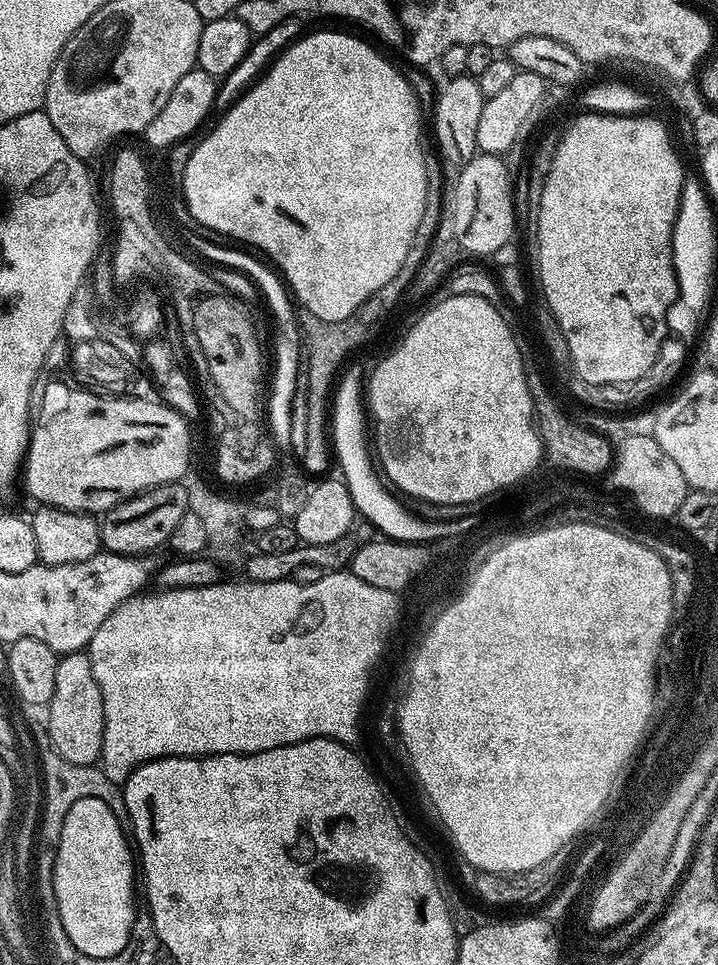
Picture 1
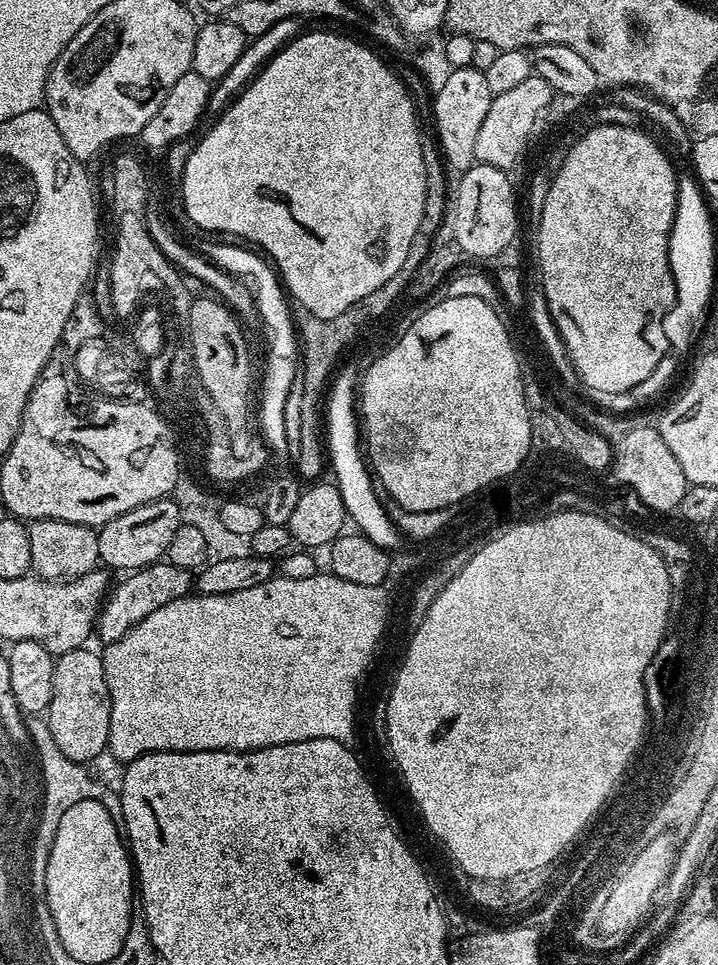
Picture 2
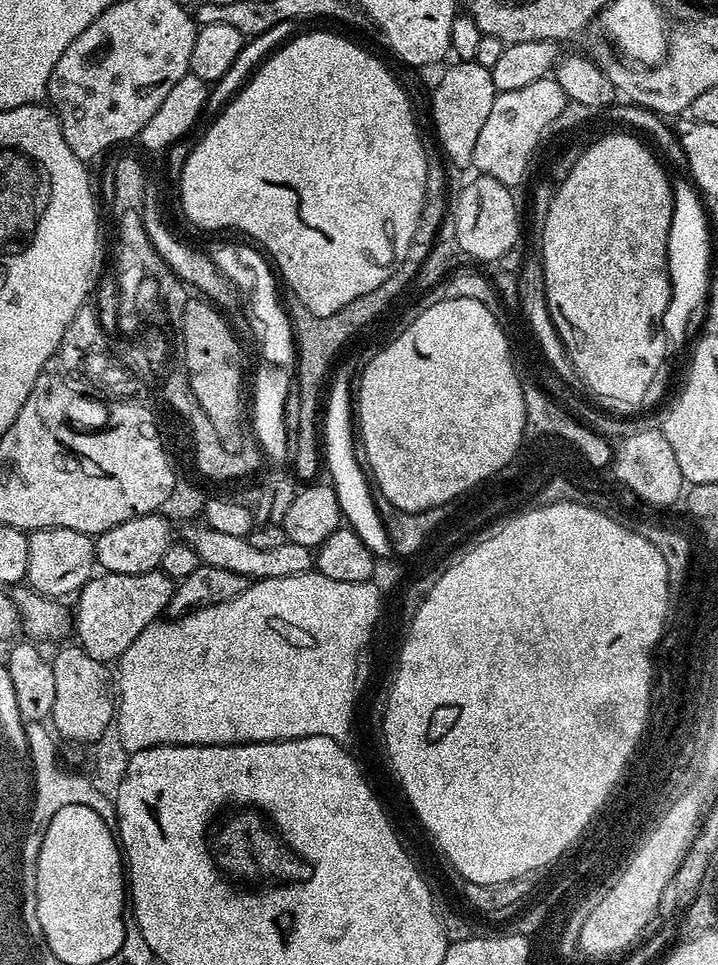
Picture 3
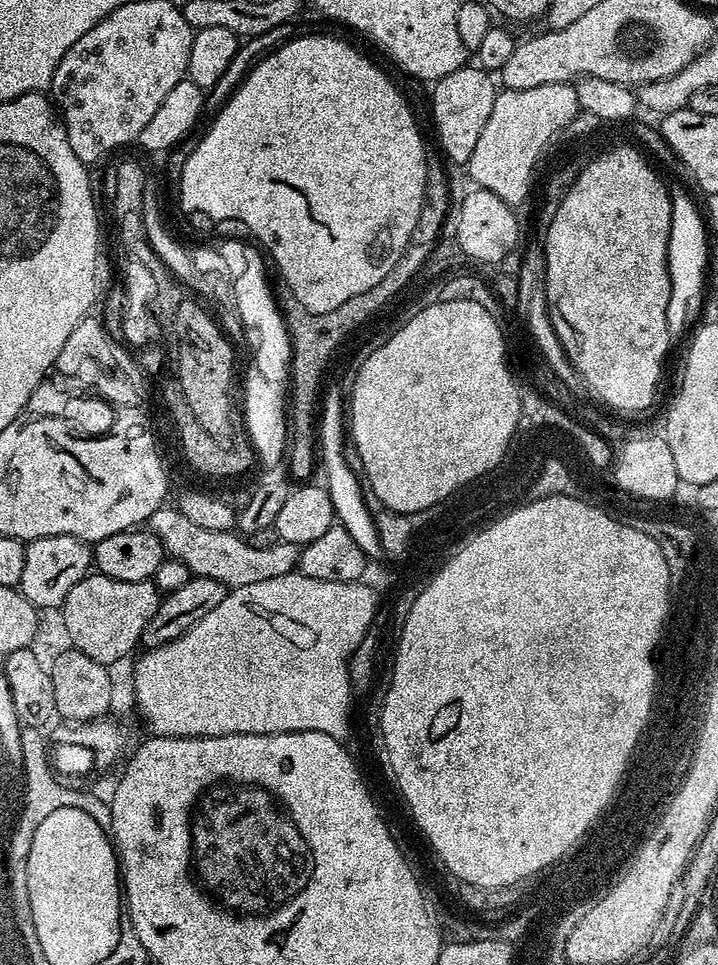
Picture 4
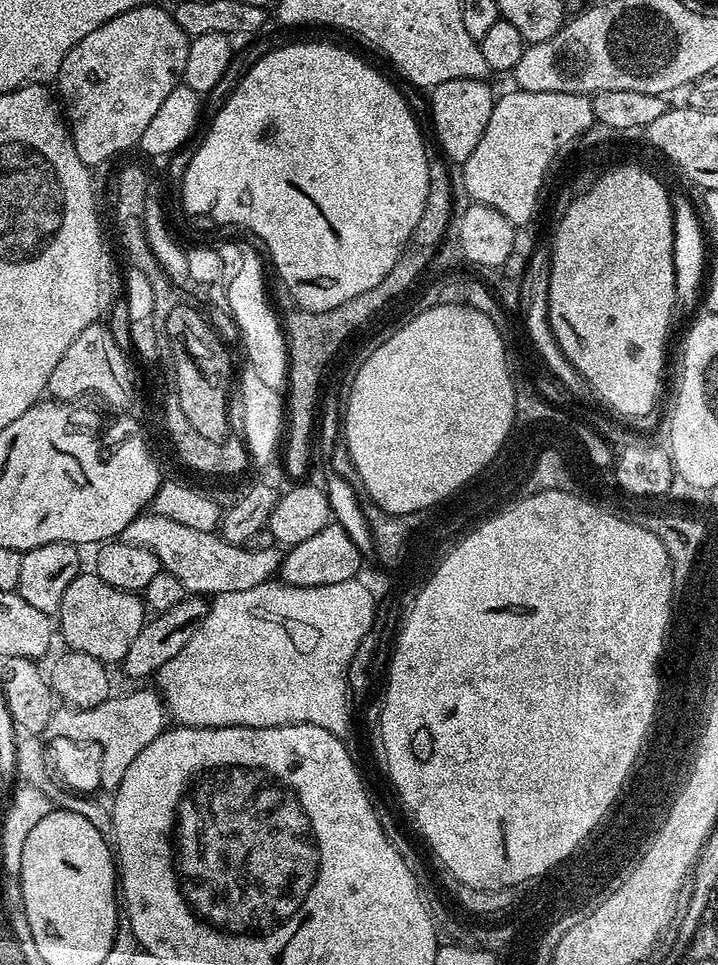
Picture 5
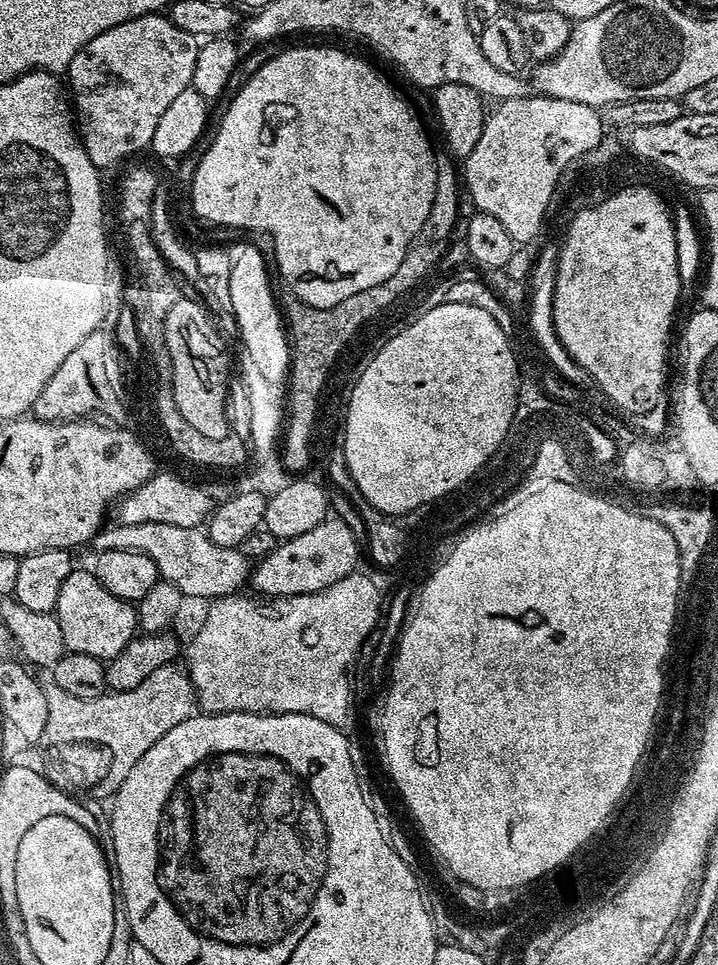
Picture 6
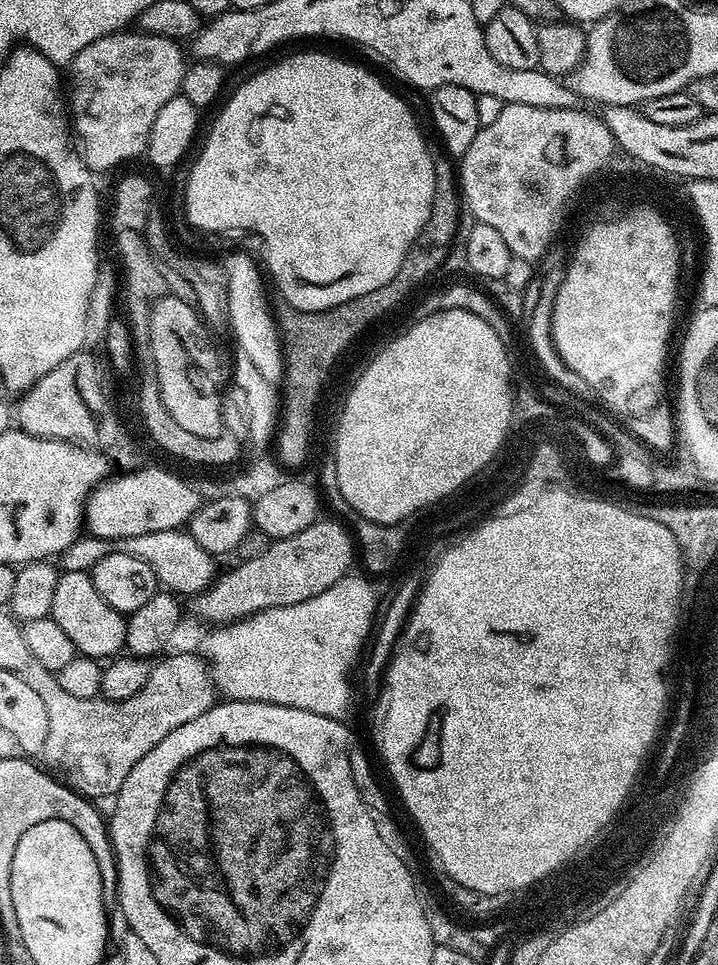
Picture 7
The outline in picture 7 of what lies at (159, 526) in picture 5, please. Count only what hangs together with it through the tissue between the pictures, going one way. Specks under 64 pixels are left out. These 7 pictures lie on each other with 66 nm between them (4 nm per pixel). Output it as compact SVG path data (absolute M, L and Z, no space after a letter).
M175 528L174 530L158 530L154 534L138 534L134 538L122 538L121 540L107 540L81 534L66 550L60 553L58 564L65 572L88 572L94 566L94 562L99 562L101 558L106 558L106 554L117 552L118 554L134 554L154 570L157 581L167 591L179 594L181 597L193 597L196 593L204 591L212 585L214 577L217 575L217 561L194 538L187 532Z

